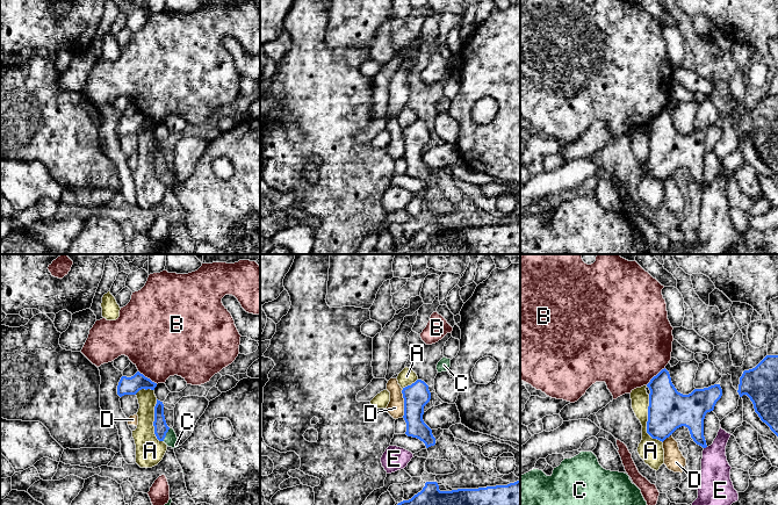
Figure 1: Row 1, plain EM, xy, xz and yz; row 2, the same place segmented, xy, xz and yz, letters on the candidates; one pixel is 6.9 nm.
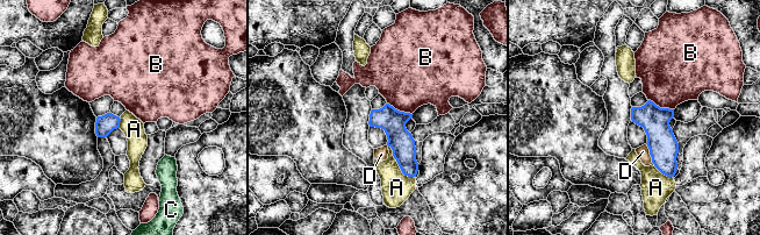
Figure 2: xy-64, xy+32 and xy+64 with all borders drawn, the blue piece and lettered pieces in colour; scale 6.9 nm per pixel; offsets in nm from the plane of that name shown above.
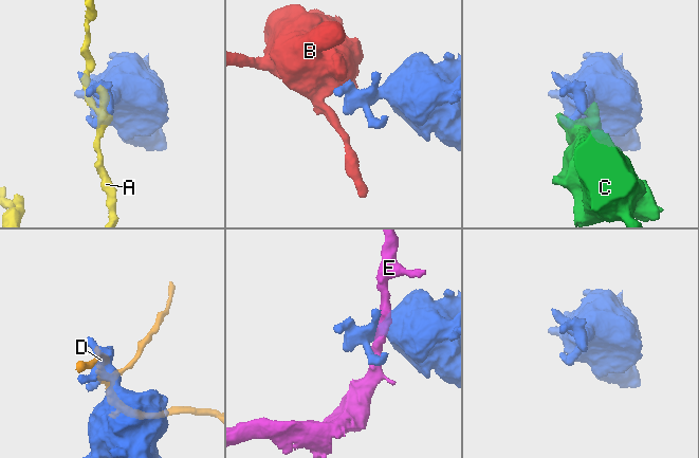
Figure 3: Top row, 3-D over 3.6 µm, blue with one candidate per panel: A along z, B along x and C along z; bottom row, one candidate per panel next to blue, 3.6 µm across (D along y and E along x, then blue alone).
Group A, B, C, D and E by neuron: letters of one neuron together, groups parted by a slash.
A / B / C / D / E

